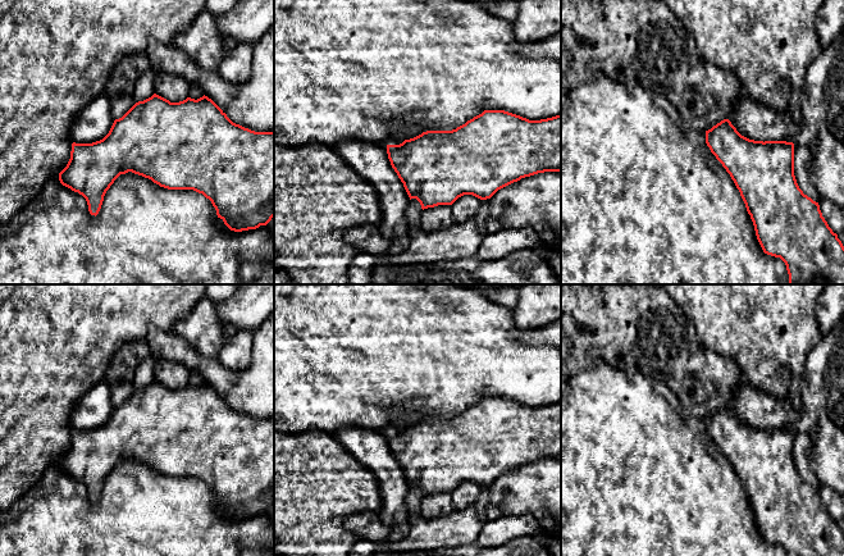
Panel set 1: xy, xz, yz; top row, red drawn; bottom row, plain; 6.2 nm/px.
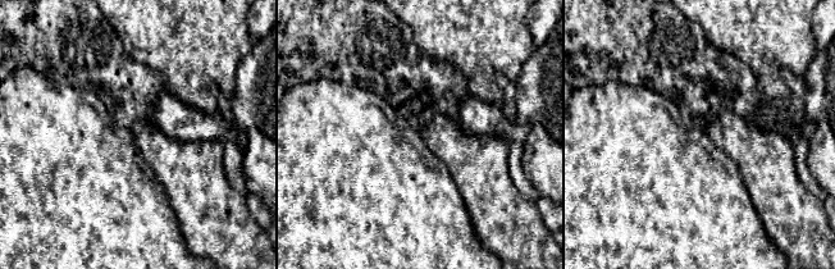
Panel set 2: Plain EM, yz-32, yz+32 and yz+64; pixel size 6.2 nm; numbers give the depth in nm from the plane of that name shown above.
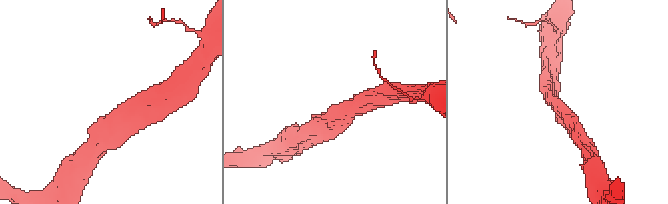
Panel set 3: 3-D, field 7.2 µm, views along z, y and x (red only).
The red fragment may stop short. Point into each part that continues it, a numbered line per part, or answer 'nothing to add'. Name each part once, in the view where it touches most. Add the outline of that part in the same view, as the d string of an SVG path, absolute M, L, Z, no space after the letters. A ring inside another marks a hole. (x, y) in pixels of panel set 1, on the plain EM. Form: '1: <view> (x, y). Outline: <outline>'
nothing to add

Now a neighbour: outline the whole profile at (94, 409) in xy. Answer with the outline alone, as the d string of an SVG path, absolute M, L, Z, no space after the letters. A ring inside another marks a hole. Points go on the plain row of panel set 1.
M106 380L97 382L74 406L70 415L72 428L76 430L100 428L109 420L113 410L110 384Z

